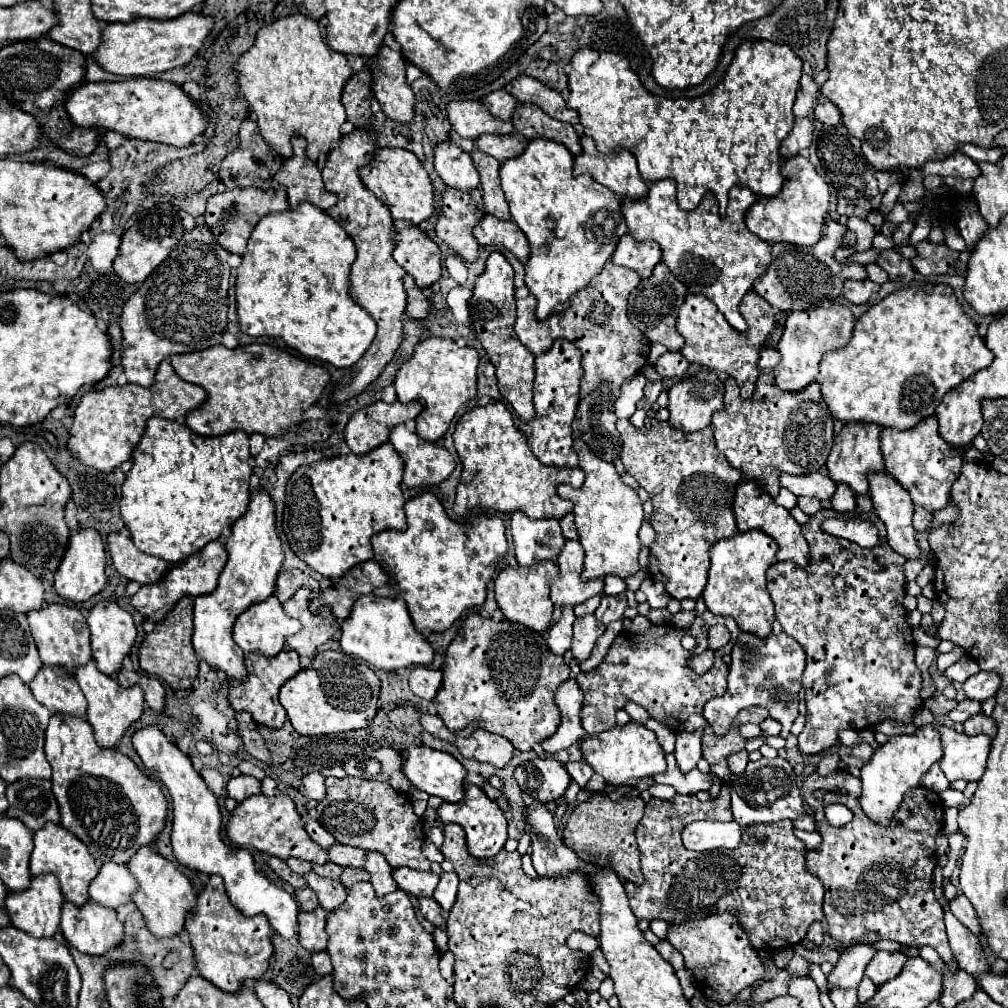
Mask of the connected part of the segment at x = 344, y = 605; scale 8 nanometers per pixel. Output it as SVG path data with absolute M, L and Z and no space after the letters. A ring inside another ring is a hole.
M365 561L361 565L355 565L339 579L341 579L339 583L333 581L331 587L327 587L325 591L321 591L311 599L313 613L319 613L321 607L331 607L337 619L347 619L359 595L369 595L373 593L375 587L389 581L383 575L383 569L375 561Z

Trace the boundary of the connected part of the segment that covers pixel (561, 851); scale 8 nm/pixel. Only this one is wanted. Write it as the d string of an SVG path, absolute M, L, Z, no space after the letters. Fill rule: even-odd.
M535 803L533 807L525 805L525 821L529 823L531 831L531 857L539 877L555 879L579 869L581 859L557 835L553 815L543 807L543 803Z

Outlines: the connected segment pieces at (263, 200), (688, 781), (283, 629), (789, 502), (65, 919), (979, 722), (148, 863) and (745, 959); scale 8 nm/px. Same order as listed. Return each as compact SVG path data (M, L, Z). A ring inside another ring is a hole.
M243 187L243 189L233 189L233 191L211 195L207 199L205 223L223 249L227 249L229 253L235 253L235 255L245 255L249 235L255 229L255 225L261 221L261 217L265 217L269 213L287 211L287 209L289 209L289 203L287 203L287 195L283 189L263 191L263 189L255 189L255 187Z
M667 755L667 771L663 775L655 775L653 777L657 783L665 783L675 787L679 793L699 793L703 789L711 787L711 779L709 775L703 775L699 769L689 771L687 775L679 771L675 755Z
M271 595L269 599L251 605L237 617L233 639L245 653L259 651L273 657L283 649L285 639L295 635L299 629L301 623L285 615L281 601Z
M781 489L779 495L775 497L775 503L783 505L783 507L787 507L787 509L793 509L793 507L797 507L797 497L795 497L793 493L789 493L787 489Z
M63 901L61 907L61 931L63 937L81 953L89 953L89 955L103 955L107 949L115 947L121 943L123 939L123 923L117 919L117 911L109 909L109 907L101 907L99 903L91 901L77 907L71 901Z
M977 713L977 715L969 717L963 725L965 725L965 733L967 735L979 735L979 733L985 733L989 737L997 735L997 723L995 723L995 719L987 717L983 713Z
M141 847L127 865L139 885L137 891L131 895L131 901L143 913L149 931L157 937L181 933L187 911L195 907L195 891L189 879L171 861L167 861L155 847Z
M735 913L711 915L695 923L671 925L667 941L685 957L685 967L693 971L701 993L709 999L715 999L719 1005L729 1005L745 987L763 979L765 967L759 961L757 951L747 943L747 935L737 925Z

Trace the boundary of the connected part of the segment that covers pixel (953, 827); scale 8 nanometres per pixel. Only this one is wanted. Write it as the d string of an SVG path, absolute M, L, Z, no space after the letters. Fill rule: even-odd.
M957 807L947 808L944 811L943 833L948 836L958 829L957 816L959 809Z

